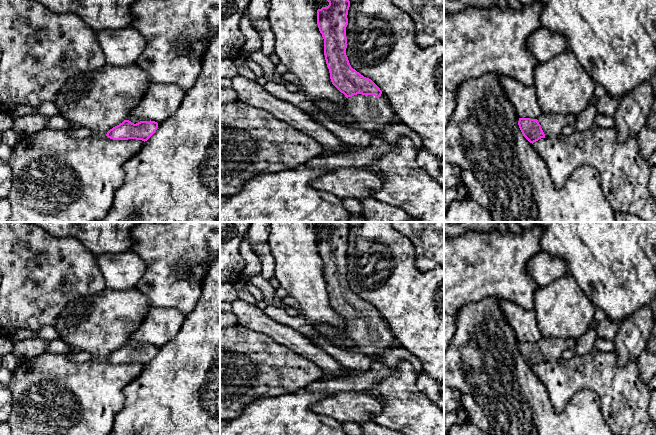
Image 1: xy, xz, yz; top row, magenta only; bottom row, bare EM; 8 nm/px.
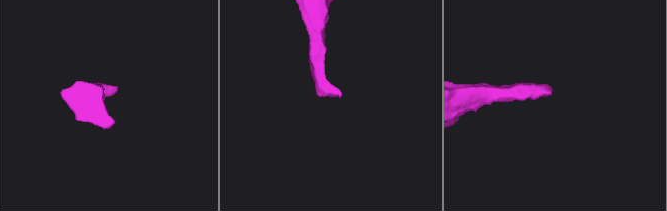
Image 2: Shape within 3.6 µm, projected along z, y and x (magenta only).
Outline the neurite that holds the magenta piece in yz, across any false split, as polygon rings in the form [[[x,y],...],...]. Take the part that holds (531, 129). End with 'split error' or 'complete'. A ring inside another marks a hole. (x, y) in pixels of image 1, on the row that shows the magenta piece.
[[[542,114],[538,119],[519,118],[518,125],[523,136],[534,143],[541,138],[553,138],[562,133],[566,125],[574,126],[574,115]]] | split error

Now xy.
[[[129,116],[110,129],[106,136],[113,140],[136,139],[145,142],[156,132],[158,126],[159,123],[155,121]]] | split error

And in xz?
[[[327,0],[329,5],[317,10],[317,24],[324,39],[324,55],[332,84],[345,95],[347,113],[356,118],[354,126],[373,134],[373,141],[382,140],[379,133],[395,119],[388,100],[380,88],[369,78],[364,77],[349,63],[346,55],[349,0]]] | split error

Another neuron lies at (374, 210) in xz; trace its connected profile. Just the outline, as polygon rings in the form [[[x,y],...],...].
[[[373,196],[360,201],[363,208],[362,216],[366,222],[410,222],[412,219],[402,209],[379,201]]]

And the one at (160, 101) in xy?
[[[152,83],[129,116],[161,123],[181,105],[185,90],[175,84]]]

